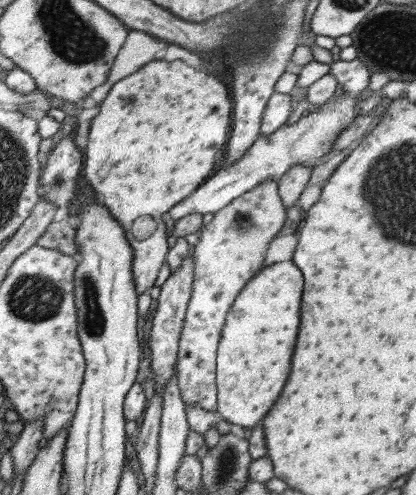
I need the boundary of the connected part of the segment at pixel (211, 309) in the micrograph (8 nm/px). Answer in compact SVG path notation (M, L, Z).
M268 179L214 213L214 219L201 230L198 243L190 251L195 266L192 297L184 316L176 365L185 408L187 404L200 404L205 411L217 411L217 349L226 315L244 286L256 276L270 241L284 222L286 207L279 195L278 182Z

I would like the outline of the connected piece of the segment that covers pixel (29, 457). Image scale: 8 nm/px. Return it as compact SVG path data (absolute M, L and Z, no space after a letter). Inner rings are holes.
M32 421L25 424L22 432L17 435L17 441L9 449L13 458L13 470L15 474L24 472L32 464L38 454L39 442L43 439L44 421Z

